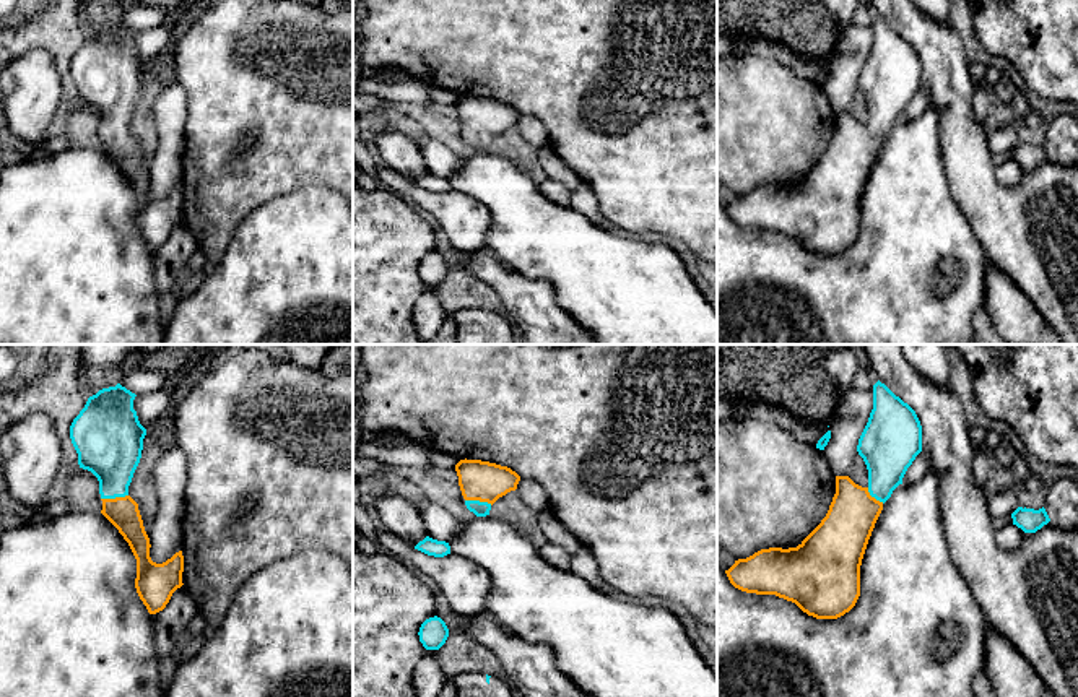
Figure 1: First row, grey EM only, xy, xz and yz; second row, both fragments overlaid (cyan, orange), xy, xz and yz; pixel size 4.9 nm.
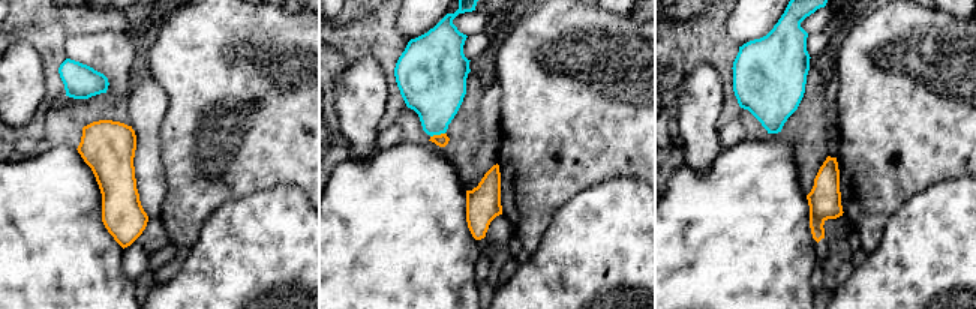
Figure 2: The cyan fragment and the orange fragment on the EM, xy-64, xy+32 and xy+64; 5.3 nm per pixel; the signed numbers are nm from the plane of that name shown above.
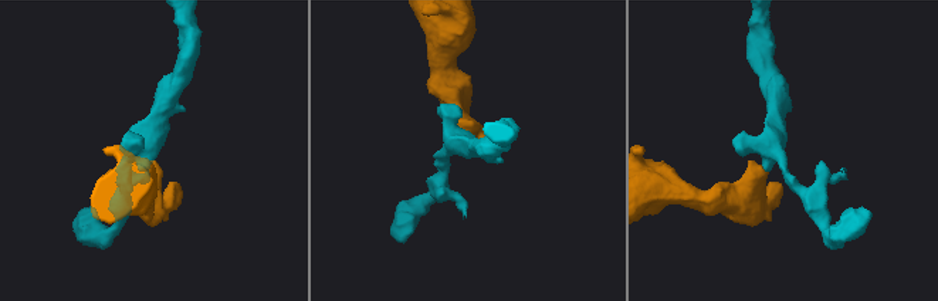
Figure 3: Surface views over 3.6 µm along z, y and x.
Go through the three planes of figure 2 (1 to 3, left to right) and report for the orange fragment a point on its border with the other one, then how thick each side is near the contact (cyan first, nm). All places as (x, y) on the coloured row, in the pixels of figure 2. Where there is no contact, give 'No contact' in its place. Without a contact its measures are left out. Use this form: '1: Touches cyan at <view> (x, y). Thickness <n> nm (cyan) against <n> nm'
1: No contact
2: Touches cyan at xy+32 (437, 134). Thickness 320 nm (cyan) against 70 nm
3: No contact

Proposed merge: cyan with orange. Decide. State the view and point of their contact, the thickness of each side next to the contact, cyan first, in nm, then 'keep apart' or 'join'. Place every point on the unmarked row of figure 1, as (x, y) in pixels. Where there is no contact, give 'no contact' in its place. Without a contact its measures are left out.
meets cyan in xy at (114, 134); 300 nm thick on the cyan side, 160 nm on the other; join

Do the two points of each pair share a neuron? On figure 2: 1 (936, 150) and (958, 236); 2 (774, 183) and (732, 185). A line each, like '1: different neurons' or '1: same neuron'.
1: different neurons
2: same neuron

